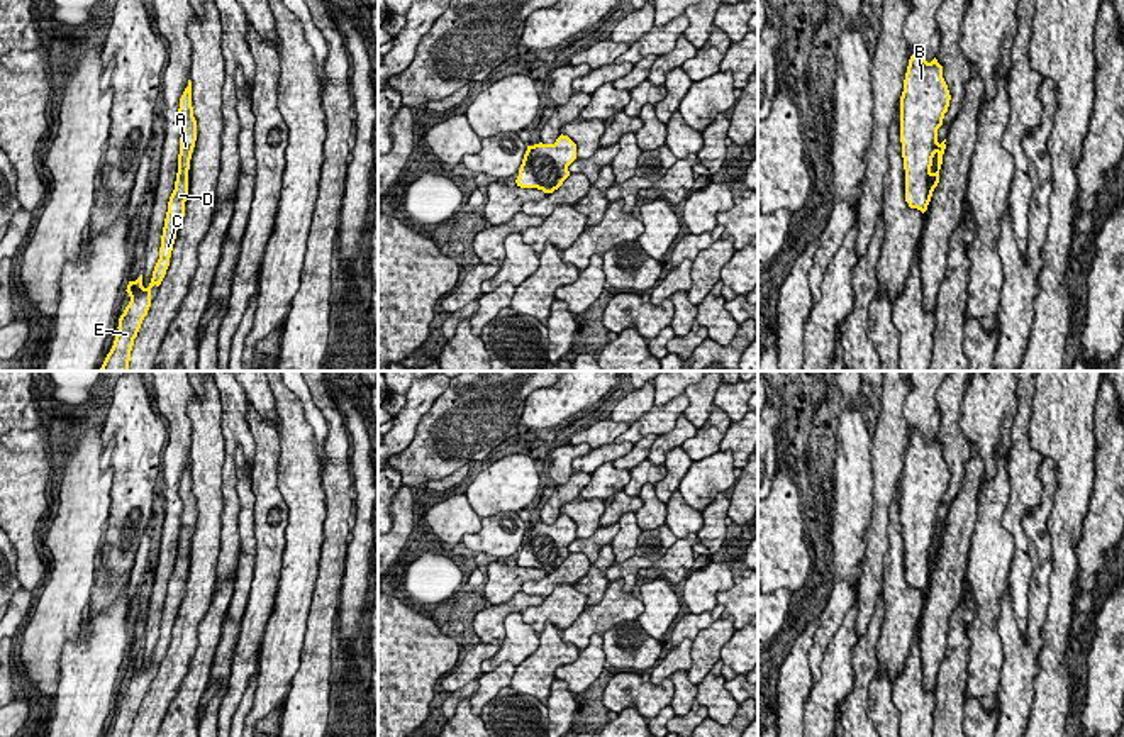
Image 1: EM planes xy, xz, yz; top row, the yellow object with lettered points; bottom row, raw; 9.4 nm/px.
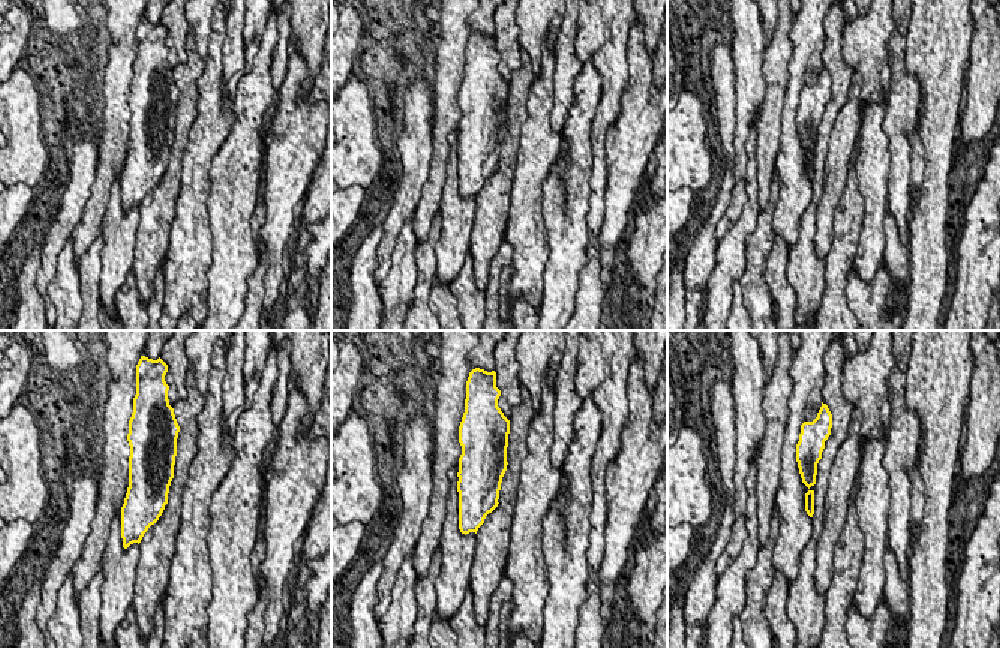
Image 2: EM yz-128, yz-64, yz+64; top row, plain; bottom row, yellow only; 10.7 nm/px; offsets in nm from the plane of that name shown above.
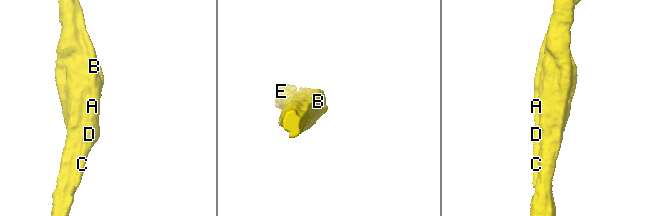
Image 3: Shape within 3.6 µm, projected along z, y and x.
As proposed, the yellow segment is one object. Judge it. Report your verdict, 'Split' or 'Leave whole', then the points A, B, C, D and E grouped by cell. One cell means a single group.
Leave whole. Groups: A B C D E

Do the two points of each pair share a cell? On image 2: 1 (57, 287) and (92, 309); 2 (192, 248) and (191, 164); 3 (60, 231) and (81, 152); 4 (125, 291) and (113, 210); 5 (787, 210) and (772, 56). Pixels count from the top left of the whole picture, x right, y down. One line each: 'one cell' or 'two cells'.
1: two cells
2: one cell
3: one cell
4: two cells
5: two cells

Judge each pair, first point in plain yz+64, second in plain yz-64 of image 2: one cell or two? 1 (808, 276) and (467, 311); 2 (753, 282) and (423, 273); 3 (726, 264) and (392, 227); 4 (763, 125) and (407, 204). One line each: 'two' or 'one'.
1: one
2: one
3: two
4: two

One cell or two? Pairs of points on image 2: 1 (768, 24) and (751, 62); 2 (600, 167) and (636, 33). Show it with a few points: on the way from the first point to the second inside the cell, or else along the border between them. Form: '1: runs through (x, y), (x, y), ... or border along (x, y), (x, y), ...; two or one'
1: border along (760, 23), (766, 45); two
2: border along (619, 113), (606, 135), (606, 182); two

